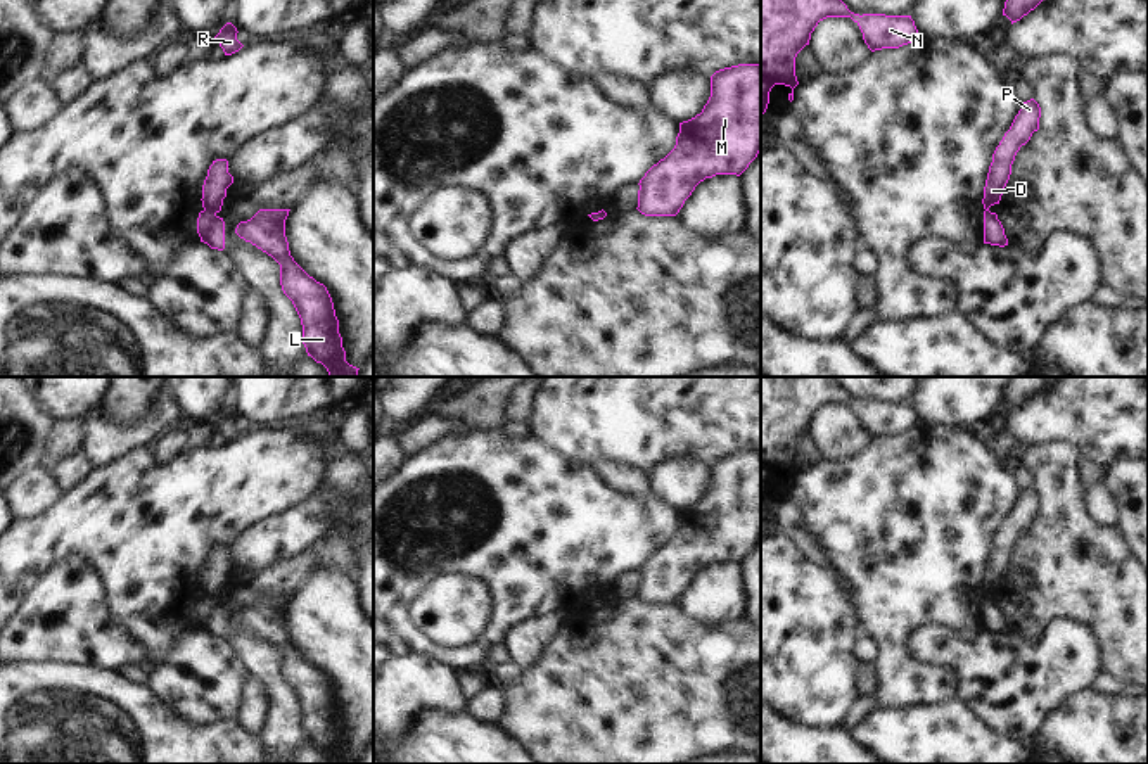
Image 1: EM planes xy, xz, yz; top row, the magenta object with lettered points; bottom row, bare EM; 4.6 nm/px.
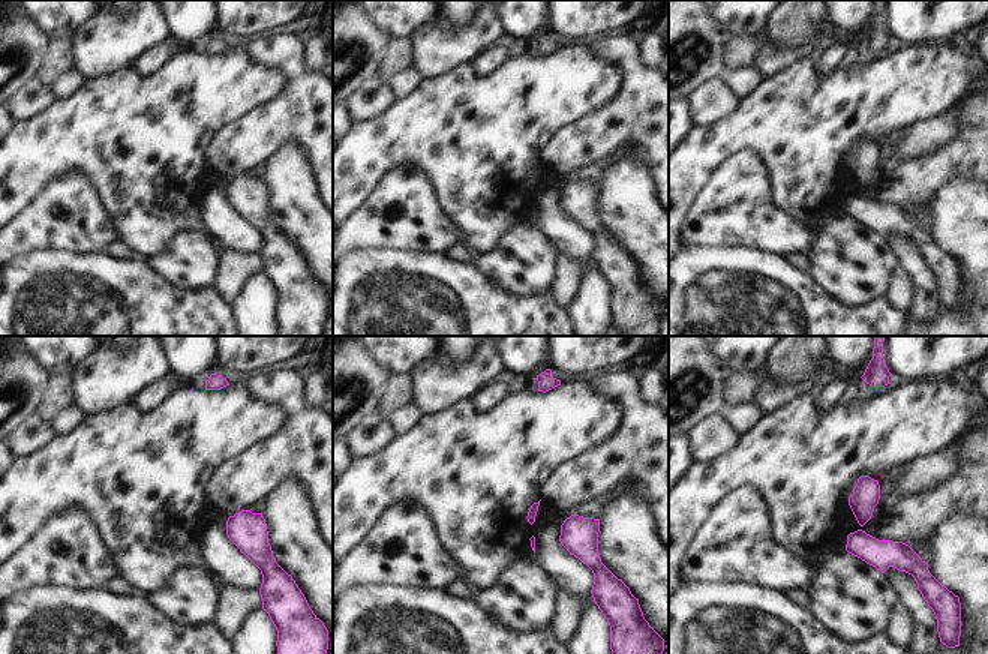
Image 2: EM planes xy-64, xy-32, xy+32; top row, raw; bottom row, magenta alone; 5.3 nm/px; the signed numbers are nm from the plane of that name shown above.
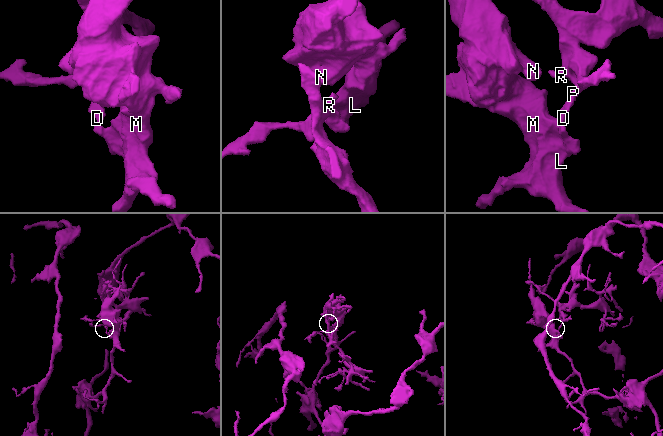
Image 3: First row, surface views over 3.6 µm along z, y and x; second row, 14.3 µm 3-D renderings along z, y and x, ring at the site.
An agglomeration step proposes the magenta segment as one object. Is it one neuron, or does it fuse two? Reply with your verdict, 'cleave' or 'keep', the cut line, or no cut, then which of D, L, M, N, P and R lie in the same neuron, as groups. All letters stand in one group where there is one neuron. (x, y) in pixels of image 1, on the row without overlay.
cleave | xy (204, 597), (215, 602) | D P R / L M N

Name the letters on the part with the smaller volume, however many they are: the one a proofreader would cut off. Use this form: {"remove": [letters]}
{"remove": ["D", "P", "R"]}

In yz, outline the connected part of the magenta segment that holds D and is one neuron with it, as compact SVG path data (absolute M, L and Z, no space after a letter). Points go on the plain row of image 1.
M1034 486L1024 489L1010 517L996 534L984 574L982 591L985 598L989 598L991 593L999 591L1011 562L1015 543L1020 534L1030 527L1032 520L1039 517L1039 505L1039 491Z

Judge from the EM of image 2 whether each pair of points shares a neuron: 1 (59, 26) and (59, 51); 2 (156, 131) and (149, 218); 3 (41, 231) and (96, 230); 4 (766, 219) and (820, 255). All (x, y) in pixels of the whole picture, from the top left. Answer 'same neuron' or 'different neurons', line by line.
1: different neurons
2: same neuron
3: same neuron
4: different neurons

